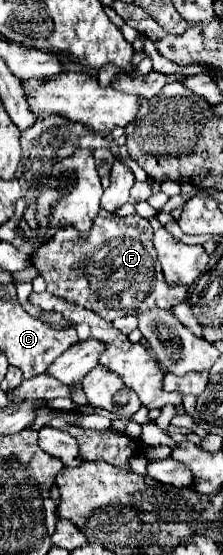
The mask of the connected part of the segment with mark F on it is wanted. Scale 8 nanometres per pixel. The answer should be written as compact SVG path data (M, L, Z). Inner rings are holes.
M99 211L93 229L87 237L77 235L73 229L59 229L57 235L41 245L33 257L31 263L39 271L39 275L47 283L47 291L69 301L75 305L83 305L97 313L105 321L113 321L117 317L117 311L109 305L145 305L145 311L159 307L159 309L171 309L173 305L181 303L187 297L187 287L165 287L165 277L161 275L161 267L157 263L157 251L151 243L153 229L147 219L139 215L109 215L107 211Z

